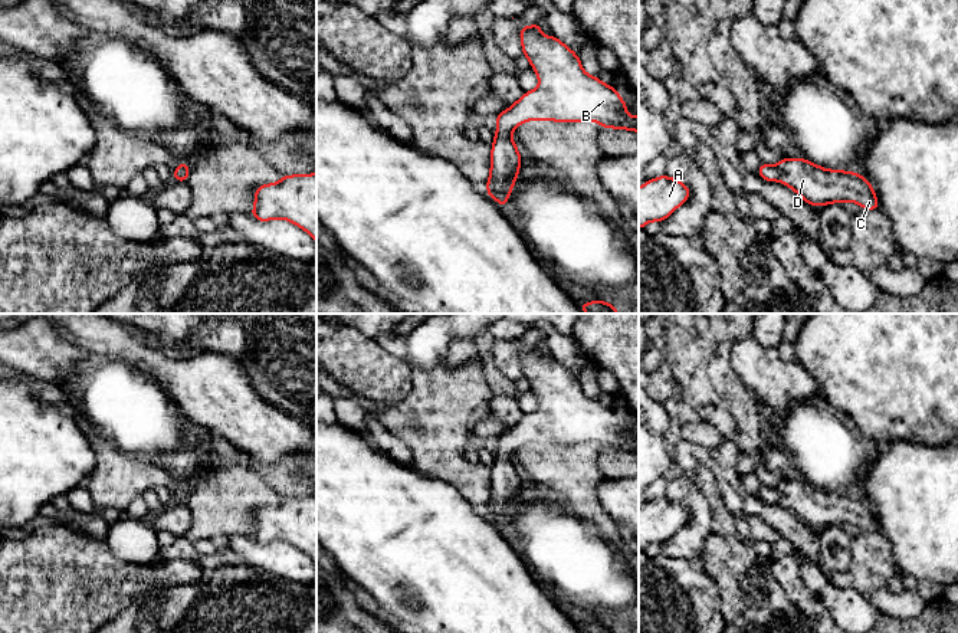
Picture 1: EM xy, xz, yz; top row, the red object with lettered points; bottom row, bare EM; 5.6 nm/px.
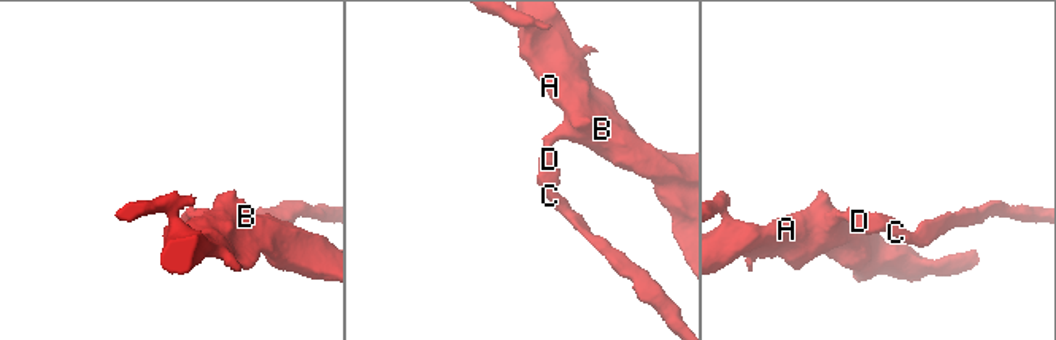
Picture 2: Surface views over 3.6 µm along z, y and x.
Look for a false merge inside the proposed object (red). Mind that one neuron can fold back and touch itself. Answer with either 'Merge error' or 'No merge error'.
No merge error

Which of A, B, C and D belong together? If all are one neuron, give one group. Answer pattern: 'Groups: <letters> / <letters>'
Groups: A B C D

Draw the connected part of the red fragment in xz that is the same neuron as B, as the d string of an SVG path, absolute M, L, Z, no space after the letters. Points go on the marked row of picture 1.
M544 23L519 27L522 55L529 59L539 85L506 111L496 115L498 131L492 142L491 173L485 186L488 194L503 209L519 177L521 154L512 131L532 119L583 122L597 121L601 128L639 132L639 115L630 118L624 99L613 85L584 72L580 58L552 33L542 37Z

